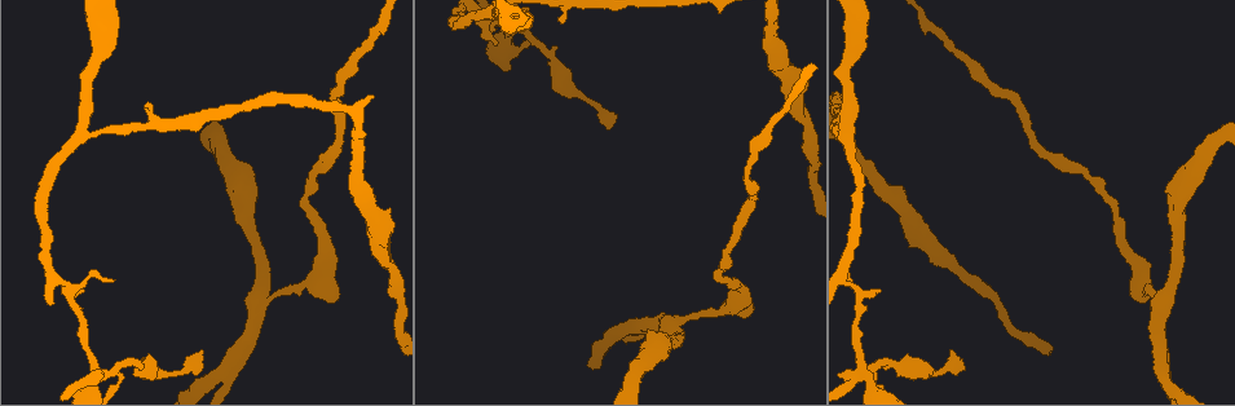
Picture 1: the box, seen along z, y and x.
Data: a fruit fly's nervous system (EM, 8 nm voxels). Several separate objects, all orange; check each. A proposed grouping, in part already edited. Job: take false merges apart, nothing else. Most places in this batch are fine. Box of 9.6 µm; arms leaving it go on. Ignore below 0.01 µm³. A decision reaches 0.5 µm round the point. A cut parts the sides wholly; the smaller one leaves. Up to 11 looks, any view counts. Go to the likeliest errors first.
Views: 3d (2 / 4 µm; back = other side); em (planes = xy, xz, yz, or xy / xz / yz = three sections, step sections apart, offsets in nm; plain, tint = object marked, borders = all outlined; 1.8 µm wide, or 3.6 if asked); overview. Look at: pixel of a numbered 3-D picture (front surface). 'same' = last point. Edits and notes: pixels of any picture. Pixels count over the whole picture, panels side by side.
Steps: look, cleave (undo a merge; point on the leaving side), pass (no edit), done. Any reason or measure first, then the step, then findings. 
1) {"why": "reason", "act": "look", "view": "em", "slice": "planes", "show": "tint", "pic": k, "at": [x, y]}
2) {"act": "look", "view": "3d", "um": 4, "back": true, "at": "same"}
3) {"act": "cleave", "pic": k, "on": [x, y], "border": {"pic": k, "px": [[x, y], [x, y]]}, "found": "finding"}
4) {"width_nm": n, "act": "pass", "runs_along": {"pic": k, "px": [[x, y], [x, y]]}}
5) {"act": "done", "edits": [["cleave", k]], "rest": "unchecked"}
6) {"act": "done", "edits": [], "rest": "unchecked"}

{"why": "thin neck", "act": "look", "view": "3d", "um": 4, "pic": 1, "at": [671, 327]}

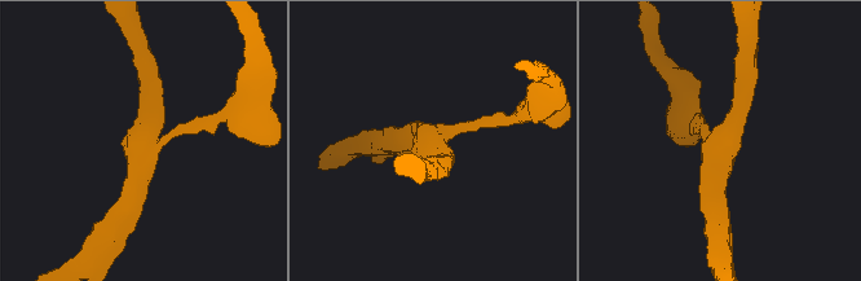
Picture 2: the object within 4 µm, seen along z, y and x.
{"arms": 3, "act": "look", "view": "em", "slice": "xy", "step": 8, "show": "tint", "pic": 2, "at": [723, 143]}

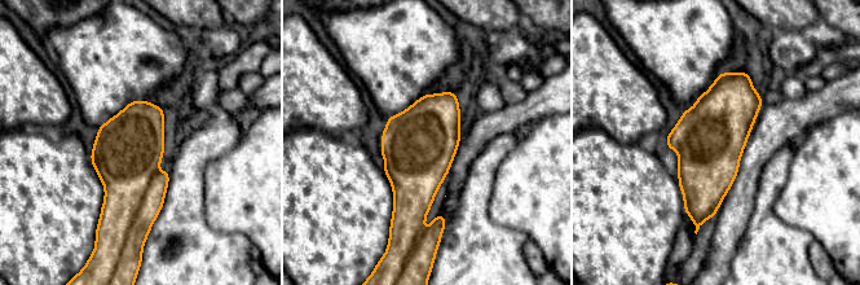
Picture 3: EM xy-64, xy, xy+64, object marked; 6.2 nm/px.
{"why": "another direction", "act": "look", "view": "em", "slice": "planes", "show": "borders", "at": "same"}

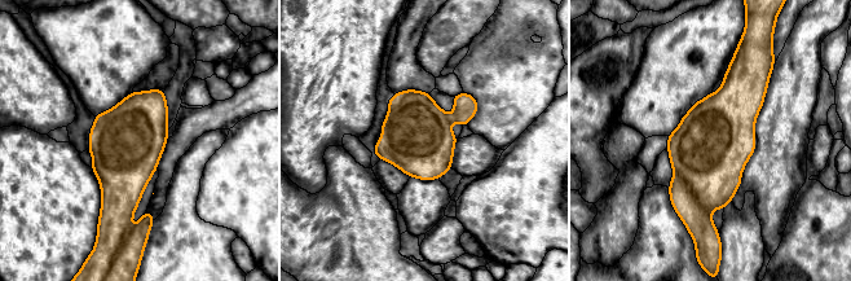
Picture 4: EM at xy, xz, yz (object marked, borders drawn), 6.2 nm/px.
{"act": "pass", "found": "one neuron here"}

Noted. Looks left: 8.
{"why": "sudden change in width", "act": "look", "view": "em", "um": 3.6, "slice": "planes", "show": "tint", "pic": 1, "at": [854, 31]}

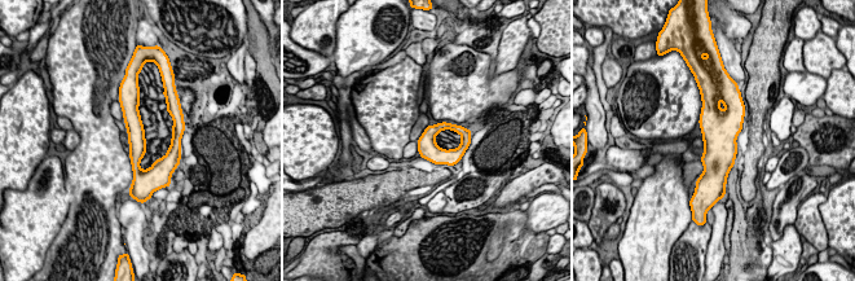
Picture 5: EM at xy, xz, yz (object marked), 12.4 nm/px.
{"act": "pass", "found": "one neuron here"}

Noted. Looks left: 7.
{"why": "branch point", "act": "look", "view": "em", "slice": "planes", "show": "tint", "pic": 1, "at": [224, 372]}

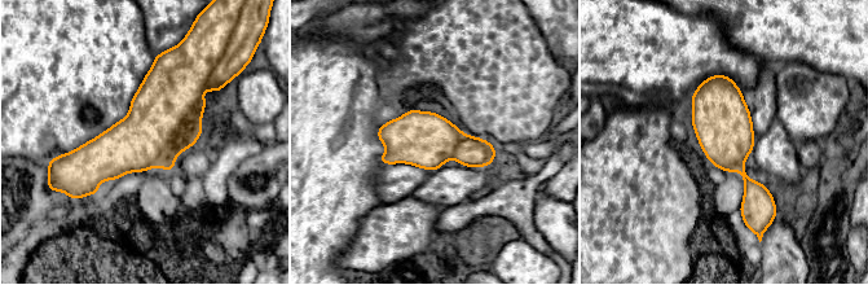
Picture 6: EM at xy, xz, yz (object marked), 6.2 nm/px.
{"width_nm": 340, "act": "pass", "found": "all the same neuron"}

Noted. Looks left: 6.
{"why": "narrows sharply", "act": "look", "view": "em", "slice": "planes", "show": "borders", "pic": 1, "at": [593, 101]}

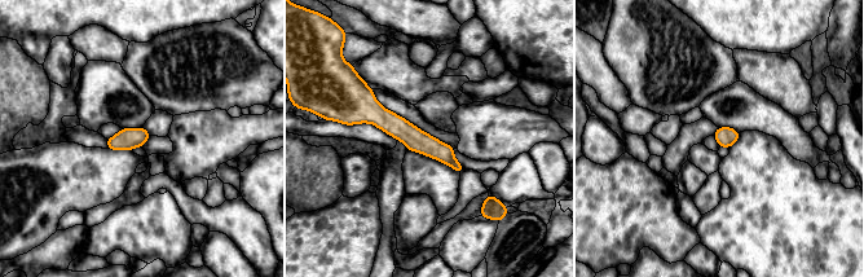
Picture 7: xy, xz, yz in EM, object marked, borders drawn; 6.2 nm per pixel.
{"act": "pass", "runs_along": {"pic": 7, "px": [[355, 119], [380, 117], [459, 168]]}, "found": "continuous, no second neuron"}

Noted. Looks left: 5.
{"act": "done", "edits": [], "rest": "unchecked"}

